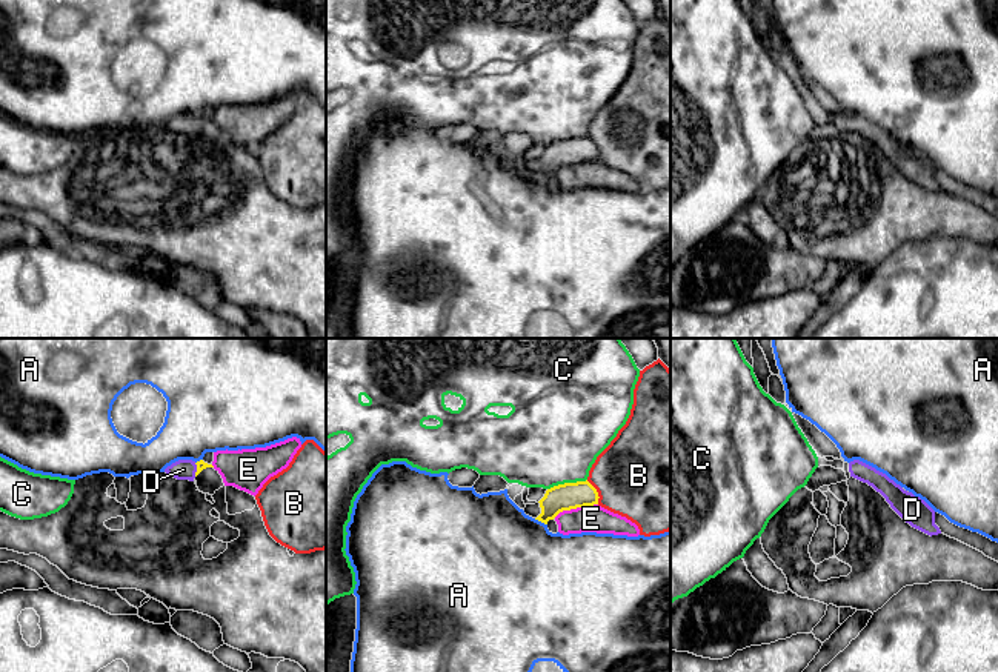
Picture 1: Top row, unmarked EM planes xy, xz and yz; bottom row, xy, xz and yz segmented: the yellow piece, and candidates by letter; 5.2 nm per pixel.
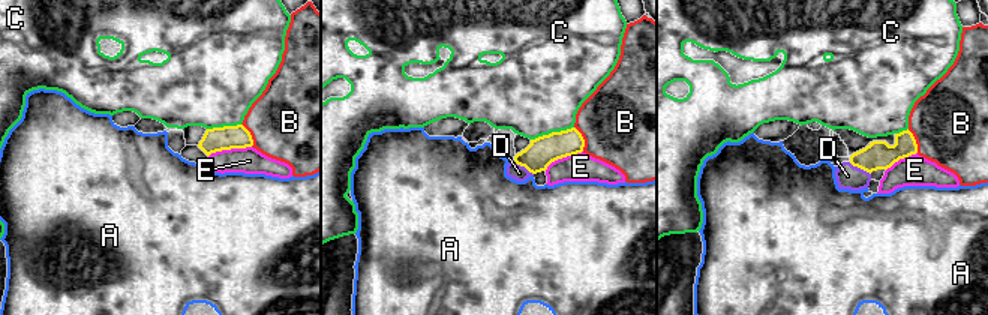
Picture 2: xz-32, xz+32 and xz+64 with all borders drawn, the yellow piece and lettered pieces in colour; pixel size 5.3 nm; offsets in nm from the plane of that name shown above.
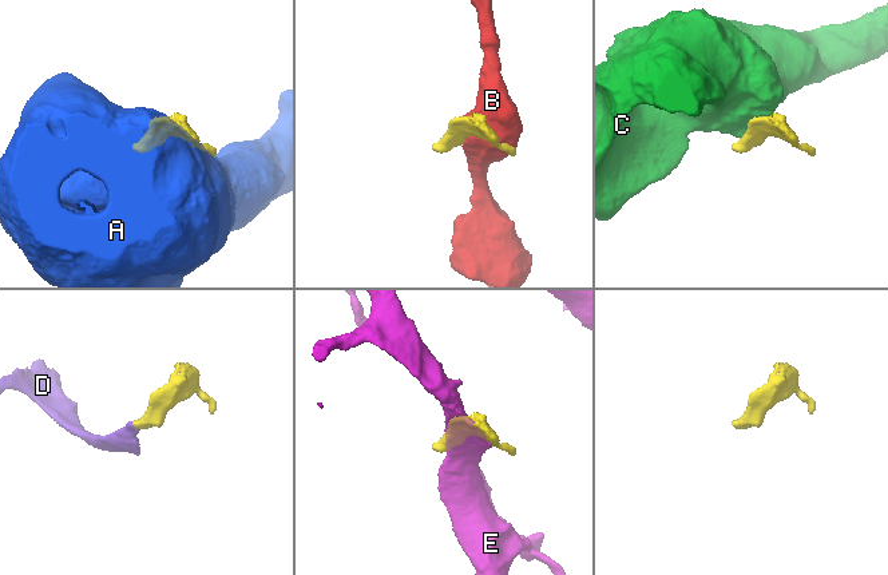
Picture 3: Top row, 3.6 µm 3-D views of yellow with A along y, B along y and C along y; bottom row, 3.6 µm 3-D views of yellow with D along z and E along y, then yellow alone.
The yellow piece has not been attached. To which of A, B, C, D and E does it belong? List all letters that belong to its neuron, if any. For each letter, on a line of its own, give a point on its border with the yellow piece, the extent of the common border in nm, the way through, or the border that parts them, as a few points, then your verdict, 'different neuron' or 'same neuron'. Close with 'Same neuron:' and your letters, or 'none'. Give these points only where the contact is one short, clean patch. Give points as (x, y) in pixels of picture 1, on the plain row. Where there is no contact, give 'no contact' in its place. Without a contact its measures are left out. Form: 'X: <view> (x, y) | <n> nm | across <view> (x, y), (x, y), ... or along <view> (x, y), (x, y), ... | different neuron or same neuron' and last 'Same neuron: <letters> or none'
A: xz (540, 176) | 80 nm | different neuron
B: xz (597, 148) | 140 nm | different neuron
C: xz (566, 139) | 220 nm | different neuron
D: xy (197, 125) | 70 nm | across xy (200, 120), (197, 125), (183, 125) | same neuron
E: xz (575, 163) | 240 nm | different neuron
Same neuron: D

